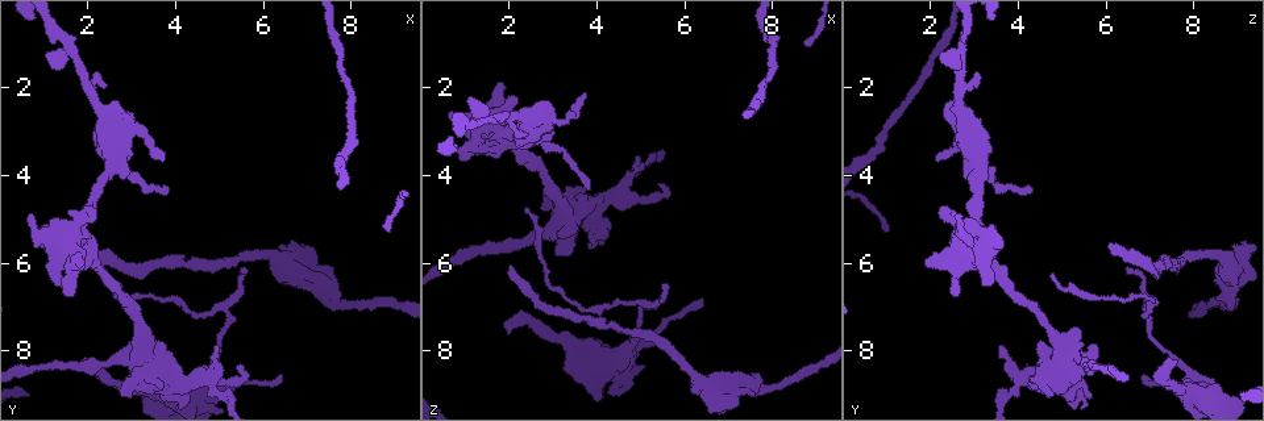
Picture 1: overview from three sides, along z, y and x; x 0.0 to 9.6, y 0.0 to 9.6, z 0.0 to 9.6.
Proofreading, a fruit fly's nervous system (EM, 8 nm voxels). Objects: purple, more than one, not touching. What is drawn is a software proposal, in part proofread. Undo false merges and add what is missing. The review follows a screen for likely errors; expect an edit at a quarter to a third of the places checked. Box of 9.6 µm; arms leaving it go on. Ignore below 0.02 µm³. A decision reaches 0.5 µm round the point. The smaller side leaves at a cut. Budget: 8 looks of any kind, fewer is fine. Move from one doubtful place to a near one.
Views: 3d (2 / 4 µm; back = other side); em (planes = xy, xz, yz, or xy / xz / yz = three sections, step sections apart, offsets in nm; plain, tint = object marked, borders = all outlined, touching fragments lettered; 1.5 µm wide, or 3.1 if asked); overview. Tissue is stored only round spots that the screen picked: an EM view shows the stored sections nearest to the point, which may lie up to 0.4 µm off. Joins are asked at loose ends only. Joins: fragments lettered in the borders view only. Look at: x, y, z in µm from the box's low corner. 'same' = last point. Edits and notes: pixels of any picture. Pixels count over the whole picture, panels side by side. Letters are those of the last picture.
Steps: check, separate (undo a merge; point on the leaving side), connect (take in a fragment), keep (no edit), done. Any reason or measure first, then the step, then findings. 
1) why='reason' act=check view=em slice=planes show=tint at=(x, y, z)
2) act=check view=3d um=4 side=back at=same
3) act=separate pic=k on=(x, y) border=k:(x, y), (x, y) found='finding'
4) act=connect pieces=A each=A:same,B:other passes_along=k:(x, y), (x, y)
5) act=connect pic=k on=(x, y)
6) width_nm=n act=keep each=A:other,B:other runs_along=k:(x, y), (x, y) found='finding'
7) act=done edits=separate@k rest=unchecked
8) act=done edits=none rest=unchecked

why='an open end' act=check view=em slice=planes show=borders at=(1.20, 1.30, 2.15)

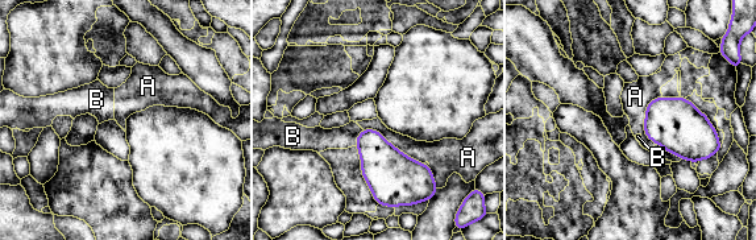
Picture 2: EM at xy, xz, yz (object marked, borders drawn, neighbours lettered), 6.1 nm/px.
longest_contact=A:440nm act=keep each=A:other,B:other border=2:(364, 129), (377, 129), (424, 164) found='no lettered fragment goes on from it'

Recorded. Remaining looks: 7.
why='free end' act=check view=3d um=2 side=back at=(1.70, 6.70, 2.60)

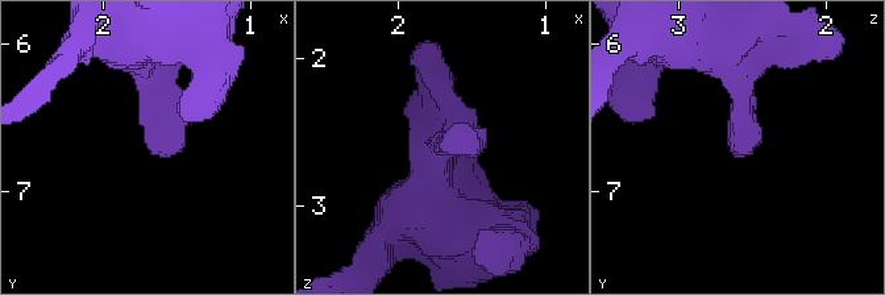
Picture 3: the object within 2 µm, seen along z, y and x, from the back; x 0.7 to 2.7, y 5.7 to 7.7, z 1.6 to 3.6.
act=check view=em slice=planes show=borders at=(1.72, 6.70, 2.56)

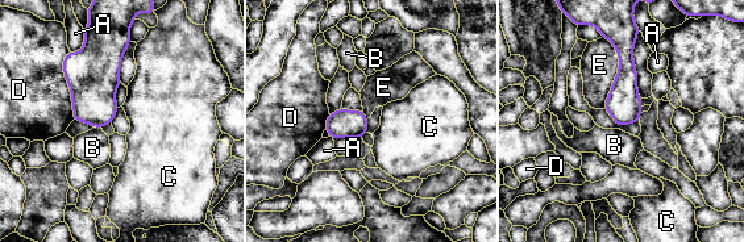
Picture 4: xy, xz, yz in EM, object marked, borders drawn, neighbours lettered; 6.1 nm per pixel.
longest_contact=E:440nm act=keep each=A:other,B:other,C:other,D:other,E:other found='no lettered fragment goes on from it'

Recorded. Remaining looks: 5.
act=check view=3d um=4 at=(0.75, 4.95, 2.55)

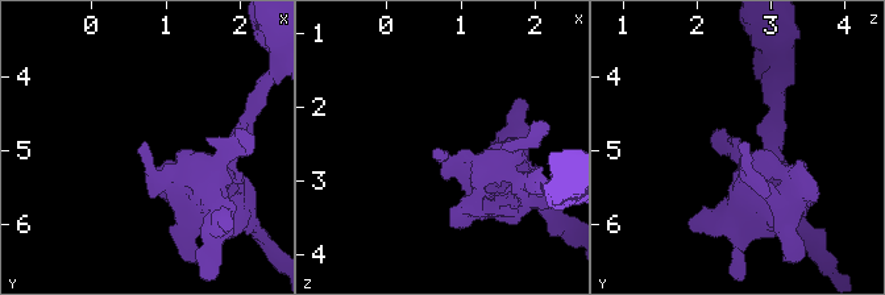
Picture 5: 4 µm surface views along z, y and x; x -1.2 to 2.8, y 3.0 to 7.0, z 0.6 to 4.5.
act=check view=em slice=planes show=plain at=(0.70, 4.95, 2.60)

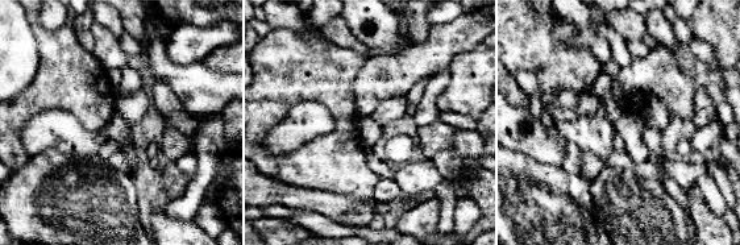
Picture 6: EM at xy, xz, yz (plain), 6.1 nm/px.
act=check view=em slice=planes show=borders at=same

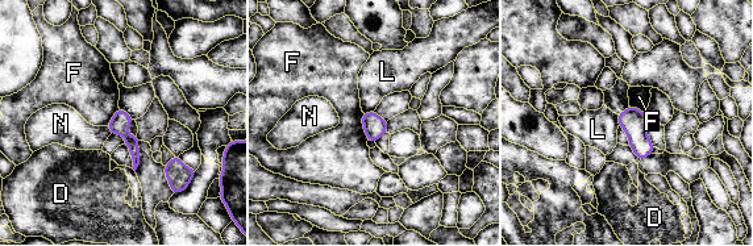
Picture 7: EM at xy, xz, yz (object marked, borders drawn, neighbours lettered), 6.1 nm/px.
width_nm=110 act=keep each=D:other,F:other,L:other,N:other runs_along=7:(120, 113), (136, 161) found='no lettered fragment goes on from it'

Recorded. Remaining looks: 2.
act=done edits=none rest=unchecked

